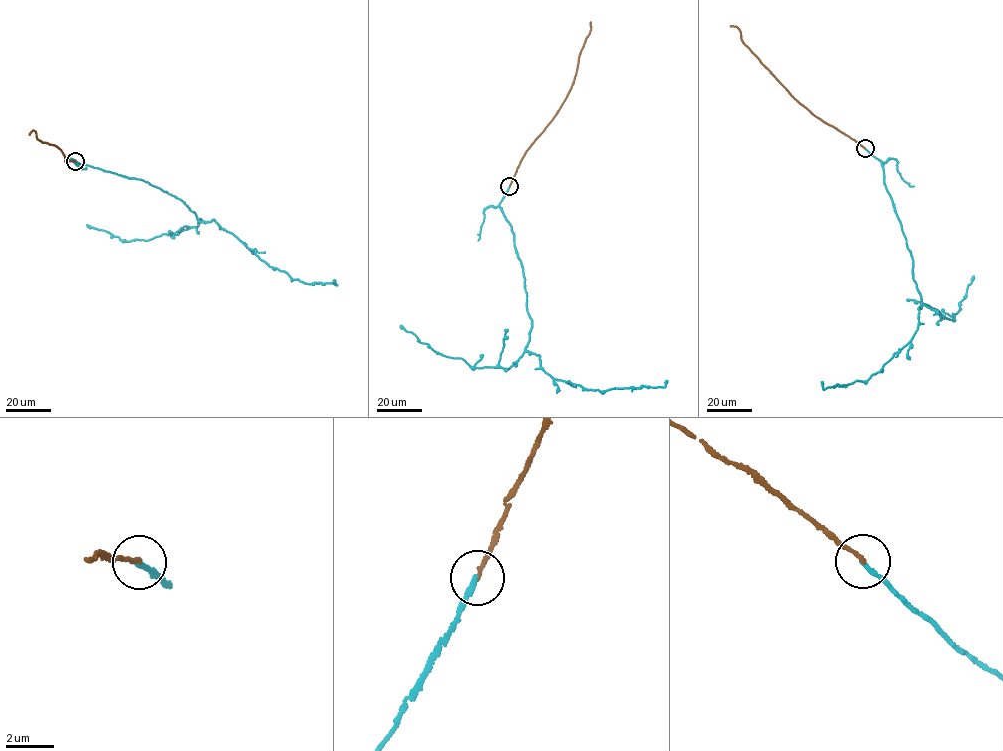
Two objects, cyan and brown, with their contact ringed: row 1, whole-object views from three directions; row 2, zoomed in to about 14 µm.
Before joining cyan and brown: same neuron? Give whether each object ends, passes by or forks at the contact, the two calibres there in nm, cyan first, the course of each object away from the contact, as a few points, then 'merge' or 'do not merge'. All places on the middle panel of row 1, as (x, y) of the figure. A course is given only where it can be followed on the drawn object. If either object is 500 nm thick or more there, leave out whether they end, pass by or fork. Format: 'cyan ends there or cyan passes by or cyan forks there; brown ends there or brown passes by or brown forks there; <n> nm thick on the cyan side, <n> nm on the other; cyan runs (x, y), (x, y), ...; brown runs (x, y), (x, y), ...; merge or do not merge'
cyan ends there; brown ends there; 180 nm thick on the cyan side, 160 nm on the other; cyan runs (509, 186), (499, 204), (525, 279), (531, 327), (525, 349), (554, 379), (589, 390), (664, 387), (667, 380); brown runs (509, 186), (521, 159), (566, 98), (589, 35), (590, 22); merge

